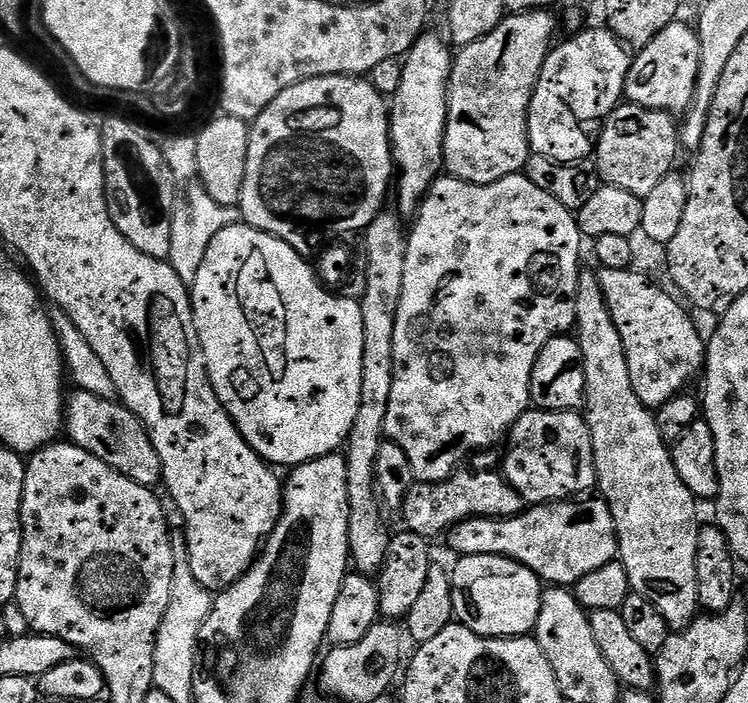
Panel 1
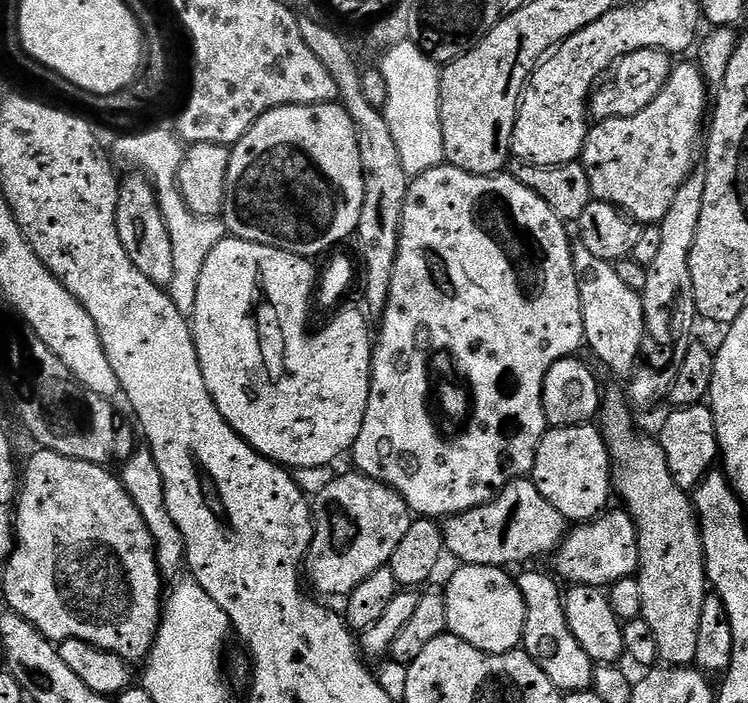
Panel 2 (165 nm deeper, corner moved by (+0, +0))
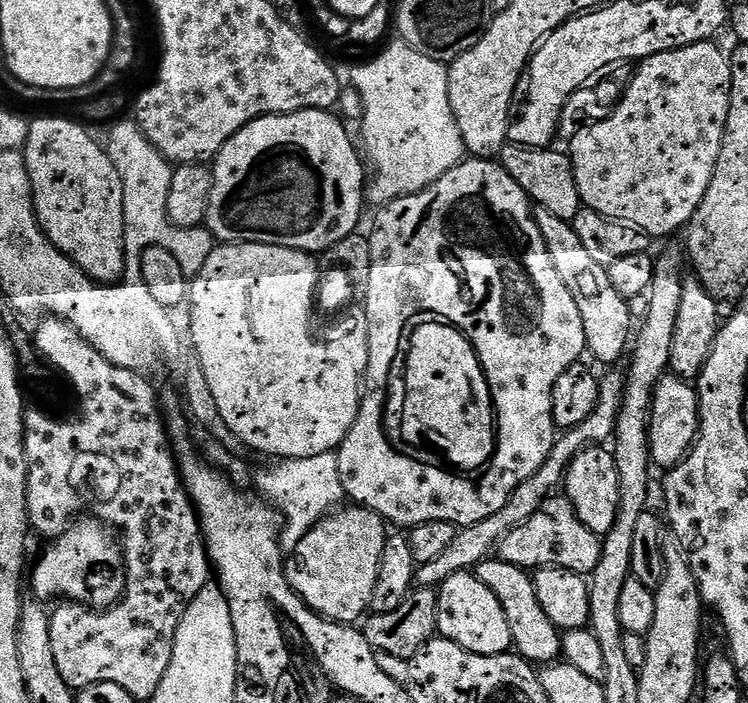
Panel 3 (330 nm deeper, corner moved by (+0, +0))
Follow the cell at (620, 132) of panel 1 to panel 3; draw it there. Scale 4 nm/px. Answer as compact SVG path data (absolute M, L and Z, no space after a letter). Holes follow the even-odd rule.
M705 42L702 44L691 44L685 48L675 48L662 54L654 54L648 60L639 61L633 78L624 89L619 104L612 109L604 120L593 120L577 127L571 133L572 169L574 178L578 182L578 194L580 203L585 208L594 210L611 220L621 220L623 224L632 224L640 228L653 238L659 236L672 236L676 231L687 229L688 223L694 218L702 198L706 198L706 190L710 190L710 182L714 178L714 166L718 166L718 154L722 154L722 142L726 134L726 122L730 114L730 98L732 97L732 62L716 42Z

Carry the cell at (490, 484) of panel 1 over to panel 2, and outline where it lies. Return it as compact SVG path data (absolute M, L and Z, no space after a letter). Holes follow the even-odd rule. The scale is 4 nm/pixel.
M531 478L510 481L490 502L447 517L442 527L449 557L457 556L460 564L495 568L536 560L539 556L551 557L566 535L563 514L543 496Z

